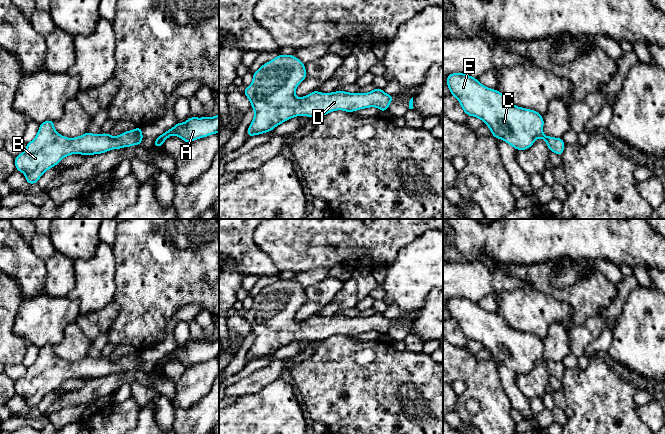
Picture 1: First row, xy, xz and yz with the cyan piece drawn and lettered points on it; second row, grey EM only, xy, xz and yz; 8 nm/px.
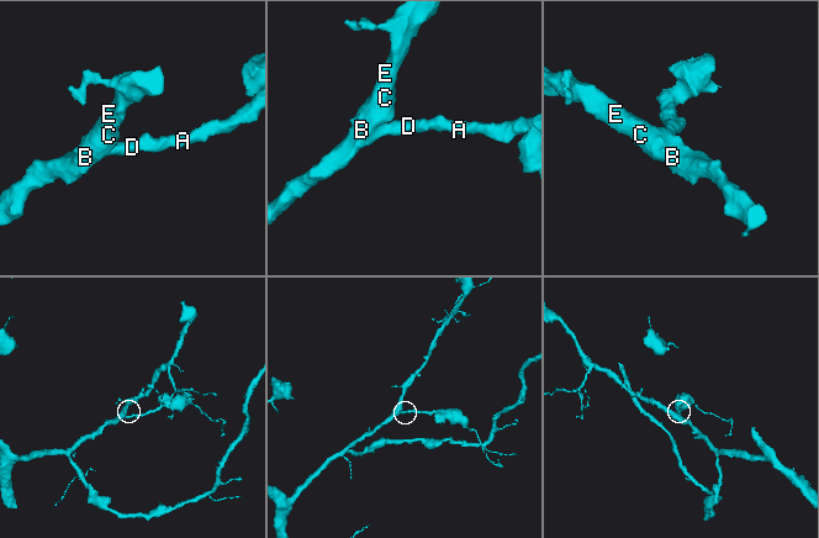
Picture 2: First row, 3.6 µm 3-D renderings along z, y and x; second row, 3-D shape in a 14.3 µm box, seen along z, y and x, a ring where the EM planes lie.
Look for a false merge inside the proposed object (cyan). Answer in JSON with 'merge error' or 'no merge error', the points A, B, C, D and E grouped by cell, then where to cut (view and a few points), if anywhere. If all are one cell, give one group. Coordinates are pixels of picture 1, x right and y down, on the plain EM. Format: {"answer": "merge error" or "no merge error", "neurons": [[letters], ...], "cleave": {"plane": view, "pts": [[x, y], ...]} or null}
{"answer": "no merge error", "neurons": [["A", "B", "C", "D", "E"]], "cleave": null}

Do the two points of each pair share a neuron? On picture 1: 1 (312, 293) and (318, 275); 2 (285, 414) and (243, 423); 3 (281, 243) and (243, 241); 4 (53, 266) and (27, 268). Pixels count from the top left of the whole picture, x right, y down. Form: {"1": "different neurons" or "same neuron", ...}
{"1": "different neurons", "2": "same neuron", "3": "different neurons", "4": "different neurons"}

